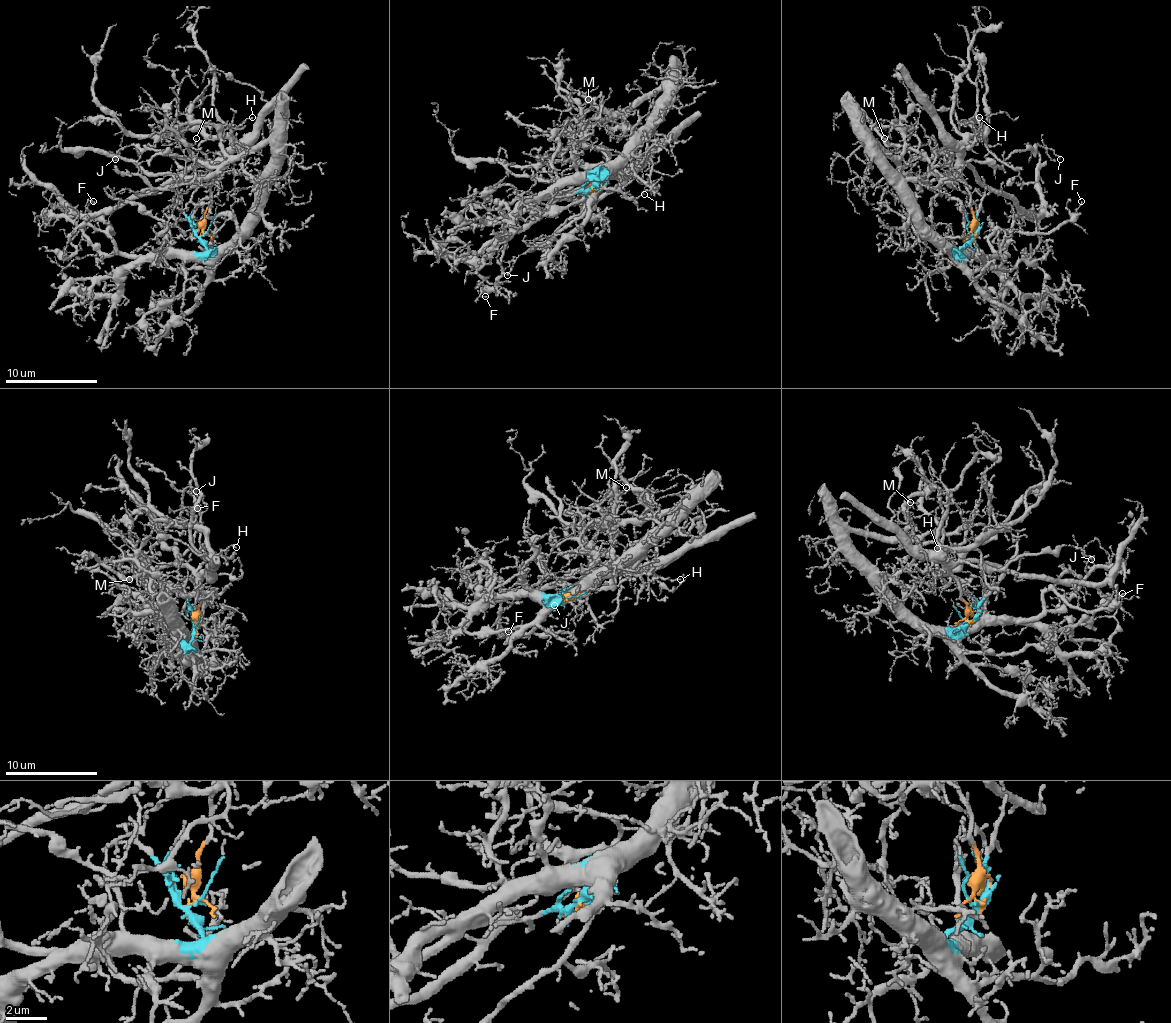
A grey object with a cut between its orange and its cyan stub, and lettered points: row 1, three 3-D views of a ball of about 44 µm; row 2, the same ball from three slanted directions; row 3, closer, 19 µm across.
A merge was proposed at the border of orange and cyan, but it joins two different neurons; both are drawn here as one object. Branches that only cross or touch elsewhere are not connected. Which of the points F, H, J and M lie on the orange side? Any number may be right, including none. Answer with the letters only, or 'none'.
H, J, M

